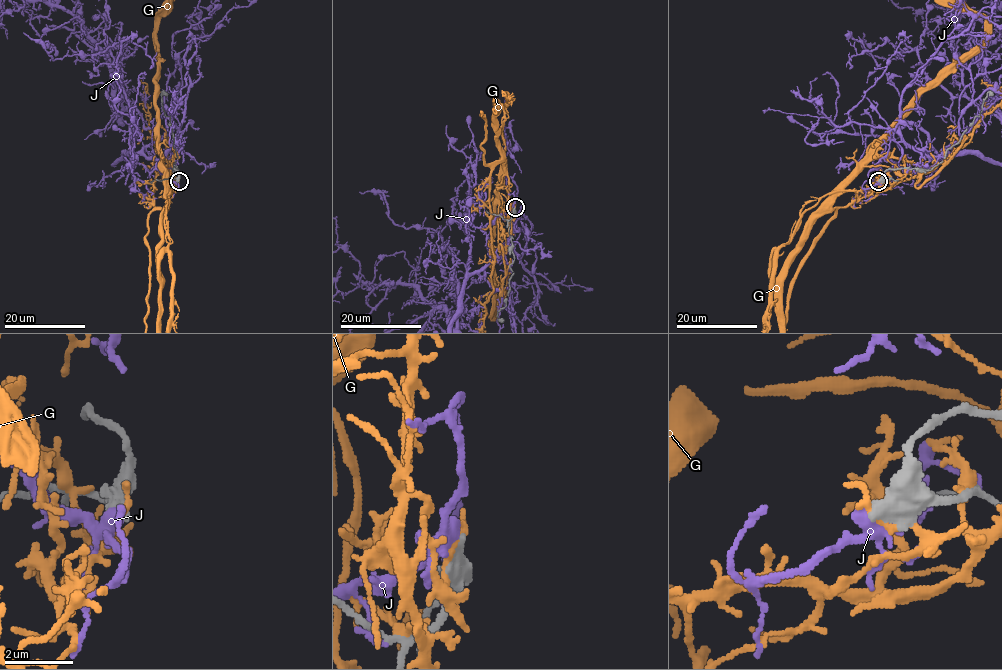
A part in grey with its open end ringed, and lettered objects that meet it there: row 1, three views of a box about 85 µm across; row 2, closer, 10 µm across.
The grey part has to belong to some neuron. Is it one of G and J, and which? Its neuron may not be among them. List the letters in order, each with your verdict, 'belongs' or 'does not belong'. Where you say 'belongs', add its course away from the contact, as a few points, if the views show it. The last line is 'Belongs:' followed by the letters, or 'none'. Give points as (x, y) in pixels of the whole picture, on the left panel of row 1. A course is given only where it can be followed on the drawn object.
G: does not belong
J: does not belong
Belongs: none

